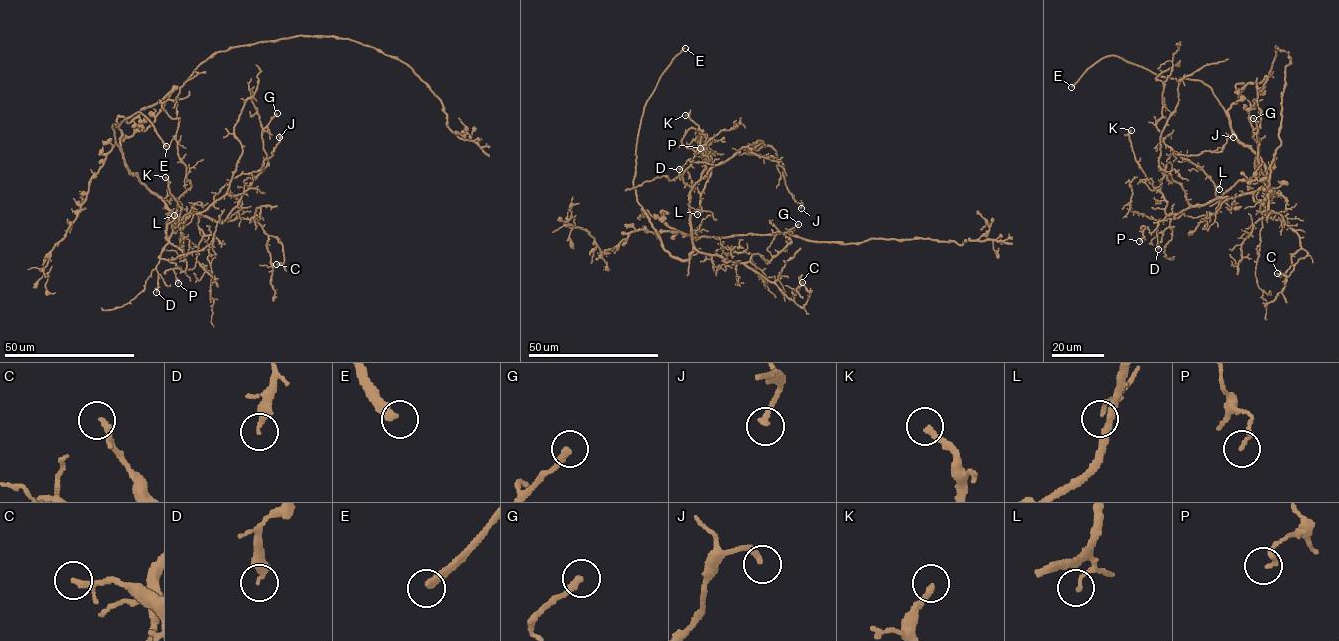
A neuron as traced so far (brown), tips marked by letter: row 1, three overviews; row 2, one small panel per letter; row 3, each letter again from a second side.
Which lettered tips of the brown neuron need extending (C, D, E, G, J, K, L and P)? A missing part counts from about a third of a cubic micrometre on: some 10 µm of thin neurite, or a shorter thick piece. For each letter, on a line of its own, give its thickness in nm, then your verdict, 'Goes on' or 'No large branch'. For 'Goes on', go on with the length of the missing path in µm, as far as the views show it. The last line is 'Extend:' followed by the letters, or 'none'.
C: Thickness 160 nm. Goes on. Missing length about 10 µm
D: Thickness 240 nm. No large branch
E: Thickness 300 nm. Goes on. Missing length about 15 µm
G: Thickness 260 nm. Goes on. Missing length about 15 µm
J: Thickness 240 nm. No large branch
K: Thickness 240 nm. Goes on. Missing length about 25 µm
L: Thickness 130 nm. No large branch
P: Thickness 130 nm. No large branch
Extend: C, E, G, K

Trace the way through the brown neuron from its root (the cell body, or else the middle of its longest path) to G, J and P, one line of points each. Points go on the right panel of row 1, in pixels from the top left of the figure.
G: (1242, 83), (1228, 117), (1266, 167), (1254, 197), (1266, 217), (1260, 204), (1271, 191), (1253, 118)
J: (1242, 83), (1231, 130), (1267, 182), (1191, 205), (1164, 172), (1170, 154), (1219, 152), (1233, 137)
P: (1242, 83), (1228, 111), (1231, 130), (1260, 158), (1267, 182), (1168, 214), (1151, 232), (1145, 228), (1139, 241)

